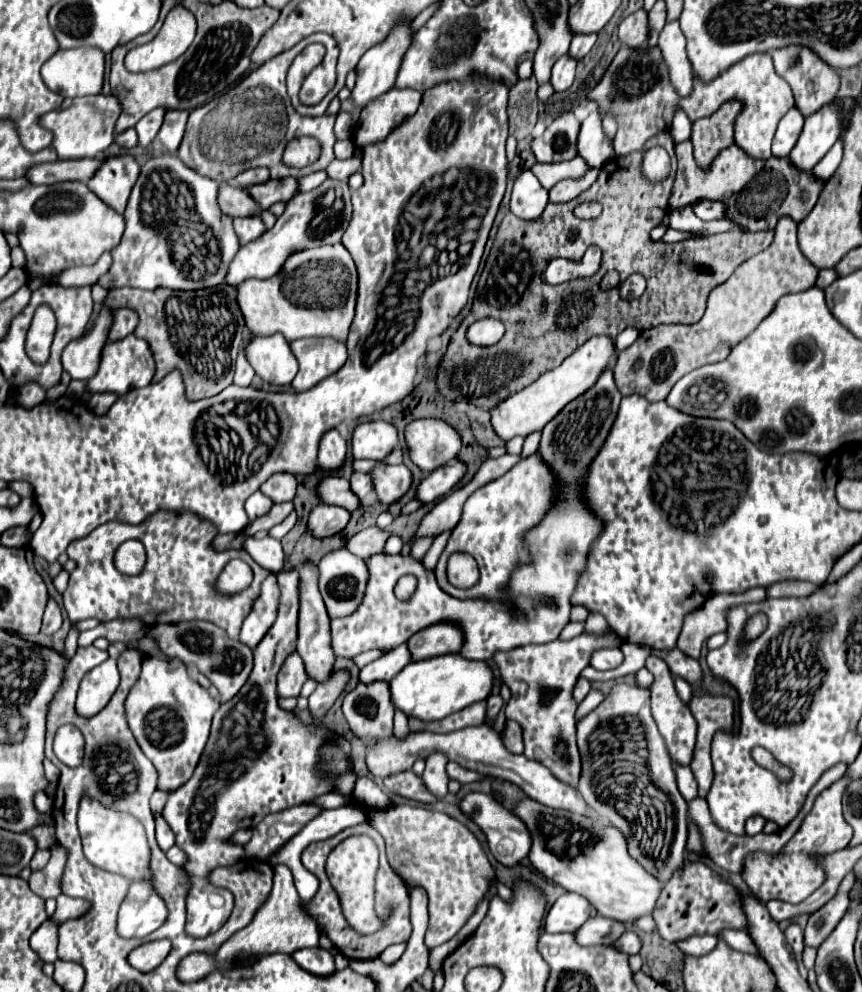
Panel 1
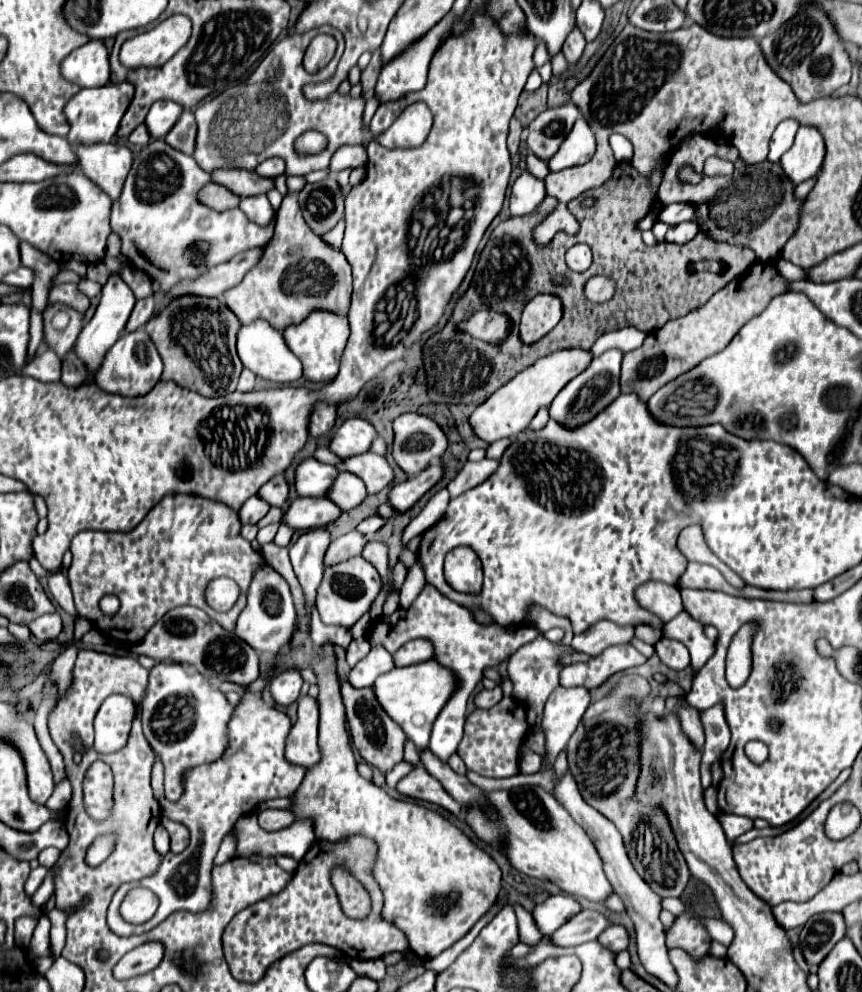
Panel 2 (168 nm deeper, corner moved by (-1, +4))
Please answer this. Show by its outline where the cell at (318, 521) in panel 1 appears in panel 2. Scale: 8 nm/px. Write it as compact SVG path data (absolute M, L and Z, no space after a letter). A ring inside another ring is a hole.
M297 497L285 511L281 521L291 529L319 529L333 523L341 515L341 509L329 499L321 497Z

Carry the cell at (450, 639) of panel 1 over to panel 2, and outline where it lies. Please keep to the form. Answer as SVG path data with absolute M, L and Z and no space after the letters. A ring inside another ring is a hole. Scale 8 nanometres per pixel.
M417 639L417 641L409 641L405 647L401 647L393 655L393 661L395 661L395 667L407 667L407 665L429 661L431 657L433 657L431 643L425 639Z

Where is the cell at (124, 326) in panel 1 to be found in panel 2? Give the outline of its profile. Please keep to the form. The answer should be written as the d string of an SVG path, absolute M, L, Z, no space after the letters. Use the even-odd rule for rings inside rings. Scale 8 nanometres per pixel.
M151 295L151 297L145 297L145 299L139 299L139 301L135 303L135 309L133 309L133 313L131 313L127 325L125 325L125 333L141 329L141 327L151 319L153 309L155 309L155 297L153 297L153 295Z

